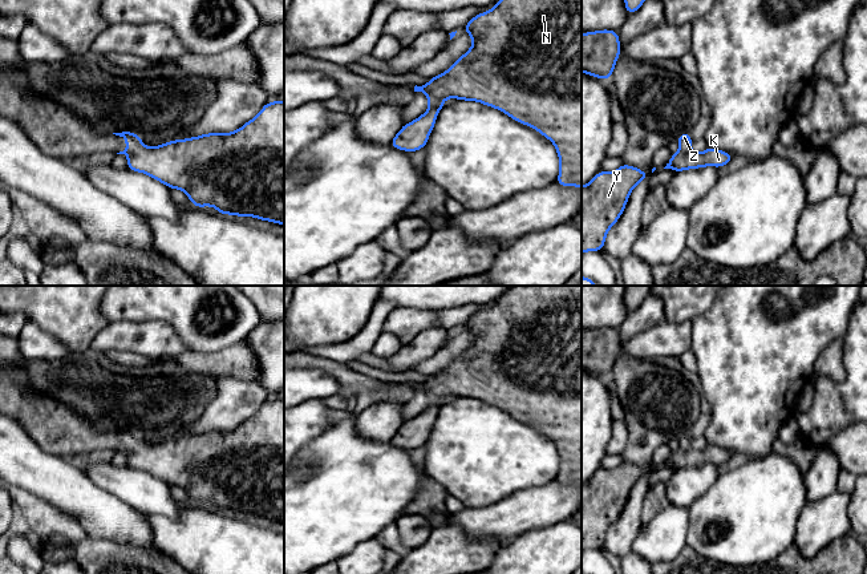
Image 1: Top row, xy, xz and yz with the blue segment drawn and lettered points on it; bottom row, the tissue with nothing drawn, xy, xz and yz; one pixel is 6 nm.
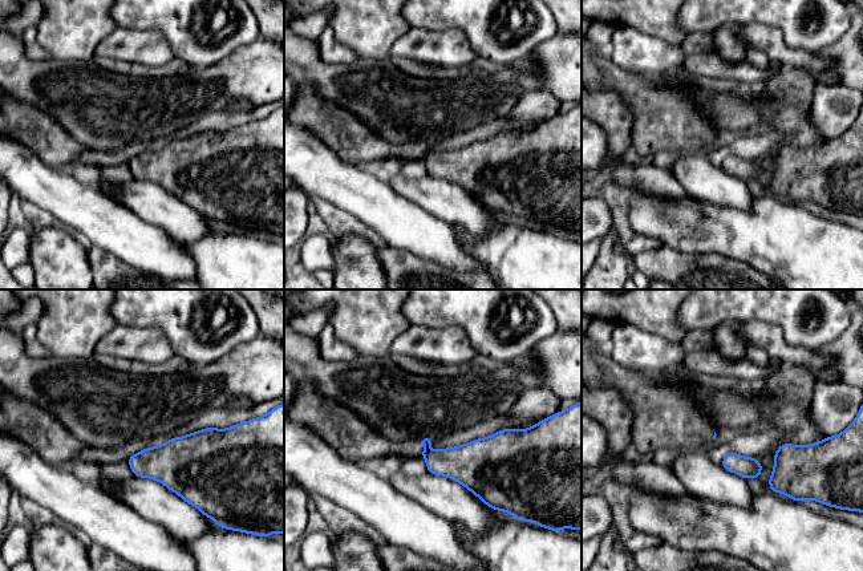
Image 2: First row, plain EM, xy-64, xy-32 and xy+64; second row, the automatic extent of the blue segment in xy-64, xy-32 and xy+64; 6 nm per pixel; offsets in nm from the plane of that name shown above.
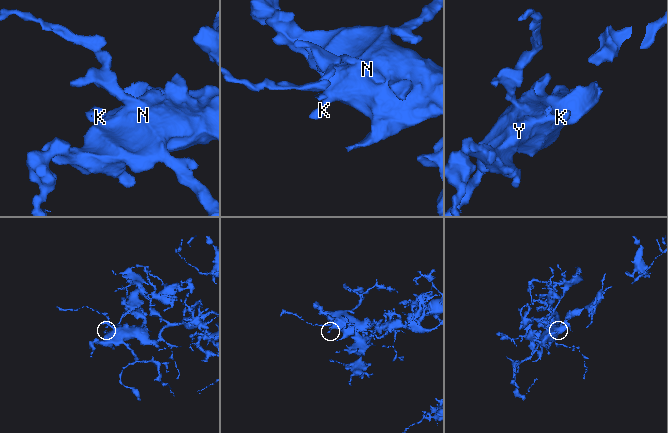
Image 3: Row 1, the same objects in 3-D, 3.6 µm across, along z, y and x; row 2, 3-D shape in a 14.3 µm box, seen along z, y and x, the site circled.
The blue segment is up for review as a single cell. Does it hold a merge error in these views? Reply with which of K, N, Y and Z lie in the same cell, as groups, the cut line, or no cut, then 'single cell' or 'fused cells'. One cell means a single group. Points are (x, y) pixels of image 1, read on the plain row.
K N Y Z; no cut; single cell

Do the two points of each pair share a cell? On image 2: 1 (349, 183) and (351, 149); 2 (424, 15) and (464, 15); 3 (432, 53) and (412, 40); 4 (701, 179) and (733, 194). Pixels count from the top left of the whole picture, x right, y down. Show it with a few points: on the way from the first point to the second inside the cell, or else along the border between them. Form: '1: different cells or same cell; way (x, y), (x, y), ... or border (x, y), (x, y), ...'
1: different cells; border (325, 145), (347, 162), (365, 166)
2: same cell; way (433, 15), (454, 15)
3: same cell; way (426, 48), (417, 41)
4: same cell; way (709, 183), (725, 190)

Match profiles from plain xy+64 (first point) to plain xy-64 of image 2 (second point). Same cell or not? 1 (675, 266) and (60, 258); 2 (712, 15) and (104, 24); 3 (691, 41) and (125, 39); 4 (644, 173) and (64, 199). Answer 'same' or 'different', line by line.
1: different
2: different
3: same
4: same

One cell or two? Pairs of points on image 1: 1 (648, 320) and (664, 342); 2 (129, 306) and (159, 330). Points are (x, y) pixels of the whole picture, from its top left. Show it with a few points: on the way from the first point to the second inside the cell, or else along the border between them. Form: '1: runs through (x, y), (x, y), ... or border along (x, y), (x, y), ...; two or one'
1: border along (663, 319), (626, 342); two
2: border along (117, 320), (165, 320), (175, 334); two

